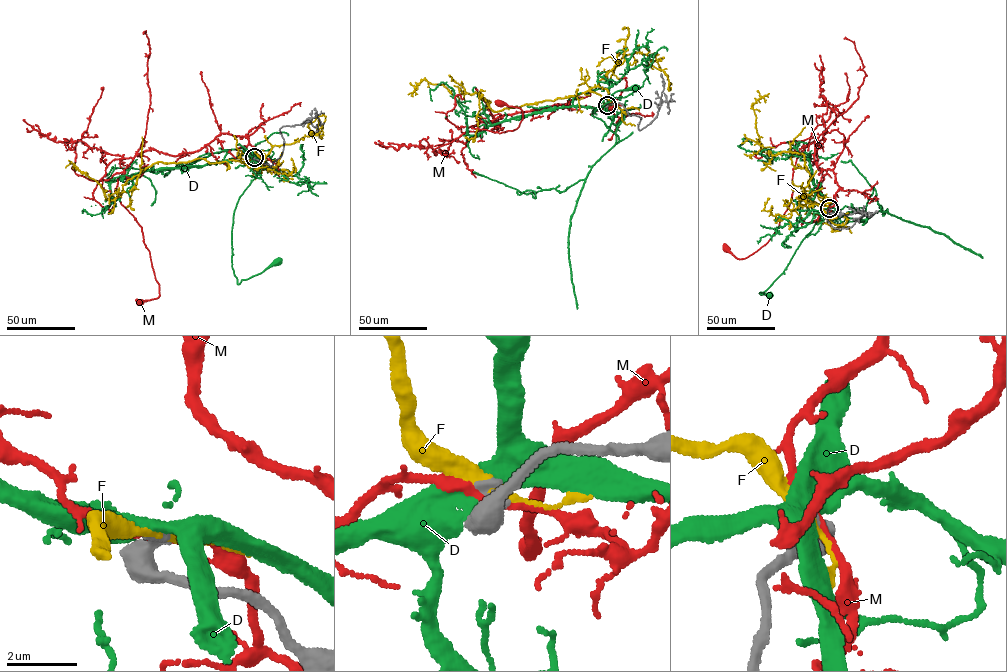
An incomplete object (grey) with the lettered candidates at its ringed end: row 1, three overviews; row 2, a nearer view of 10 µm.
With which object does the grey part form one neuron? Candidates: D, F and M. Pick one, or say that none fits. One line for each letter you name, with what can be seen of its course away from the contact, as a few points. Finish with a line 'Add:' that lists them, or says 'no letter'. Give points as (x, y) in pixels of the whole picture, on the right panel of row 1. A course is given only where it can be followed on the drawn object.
F: course (829, 208), (811, 198), (808, 182), (811, 176), (803, 153), (773, 155), (760, 149), (752, 106), (763, 96)
Add: F

